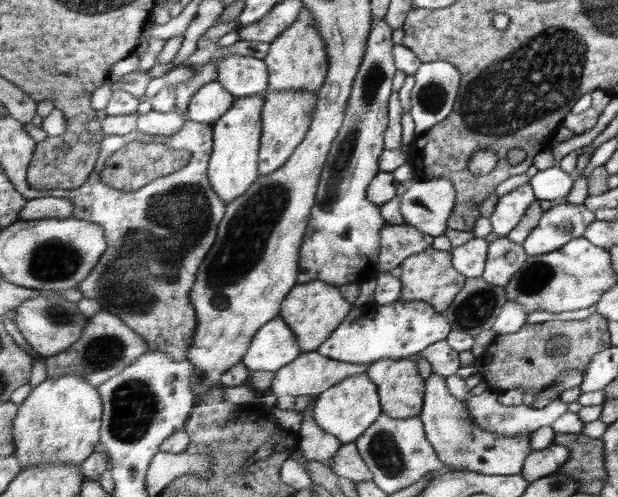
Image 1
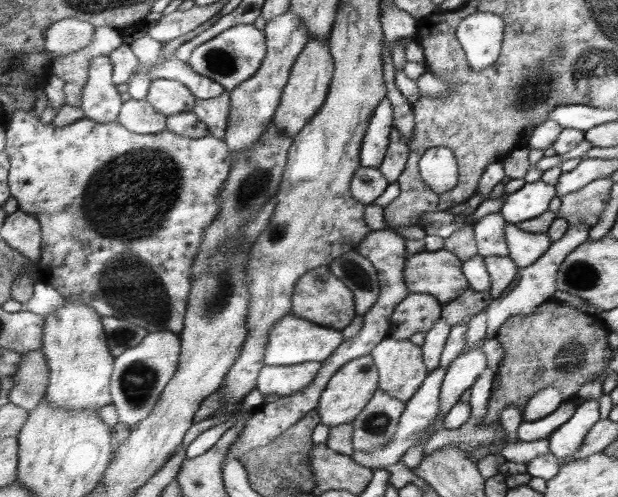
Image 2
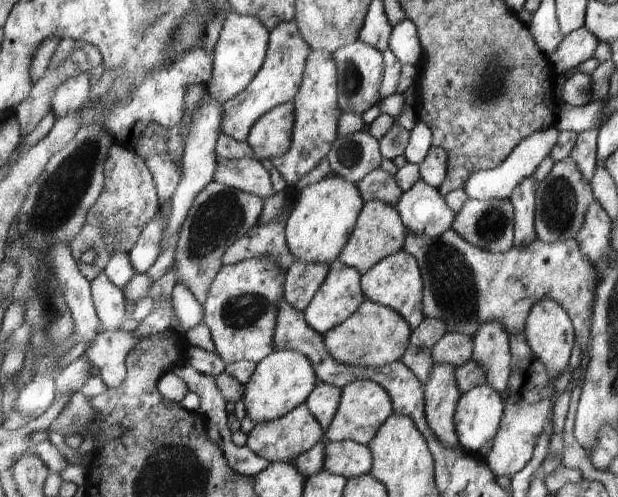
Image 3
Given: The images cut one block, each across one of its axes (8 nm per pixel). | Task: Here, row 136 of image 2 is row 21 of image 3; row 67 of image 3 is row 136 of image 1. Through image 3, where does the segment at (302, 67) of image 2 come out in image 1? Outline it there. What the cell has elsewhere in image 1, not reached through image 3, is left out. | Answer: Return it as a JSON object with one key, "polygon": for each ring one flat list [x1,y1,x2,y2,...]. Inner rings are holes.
{"polygon":[[271,89,265,93,263,106,263,138,261,138,259,174,265,175,280,169,305,140,313,124,313,112,317,110,317,91]]}

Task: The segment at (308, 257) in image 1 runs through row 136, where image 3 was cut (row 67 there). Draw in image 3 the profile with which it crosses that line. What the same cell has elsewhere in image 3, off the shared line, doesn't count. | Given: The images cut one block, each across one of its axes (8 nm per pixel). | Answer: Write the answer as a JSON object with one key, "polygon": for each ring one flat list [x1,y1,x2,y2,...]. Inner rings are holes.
{"polygon":[[359,39,332,55,339,69,339,104,343,114,365,114,369,108,379,104,380,90,384,82,384,52]]}

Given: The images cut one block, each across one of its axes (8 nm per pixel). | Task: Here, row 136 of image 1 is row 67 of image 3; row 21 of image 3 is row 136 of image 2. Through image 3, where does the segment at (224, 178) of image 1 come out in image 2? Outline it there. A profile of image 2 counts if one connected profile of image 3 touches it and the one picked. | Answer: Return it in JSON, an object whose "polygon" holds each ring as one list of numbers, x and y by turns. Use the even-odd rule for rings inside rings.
{"polygon":[[291,10,267,21,264,33,268,40,268,55,264,59,264,65,248,81,231,91,231,114,228,118,225,141,231,147,232,158,249,149,249,145,261,140,265,129,274,122,277,107,284,96,284,88,292,76,293,66,311,39,311,32,307,29,303,17]]}

